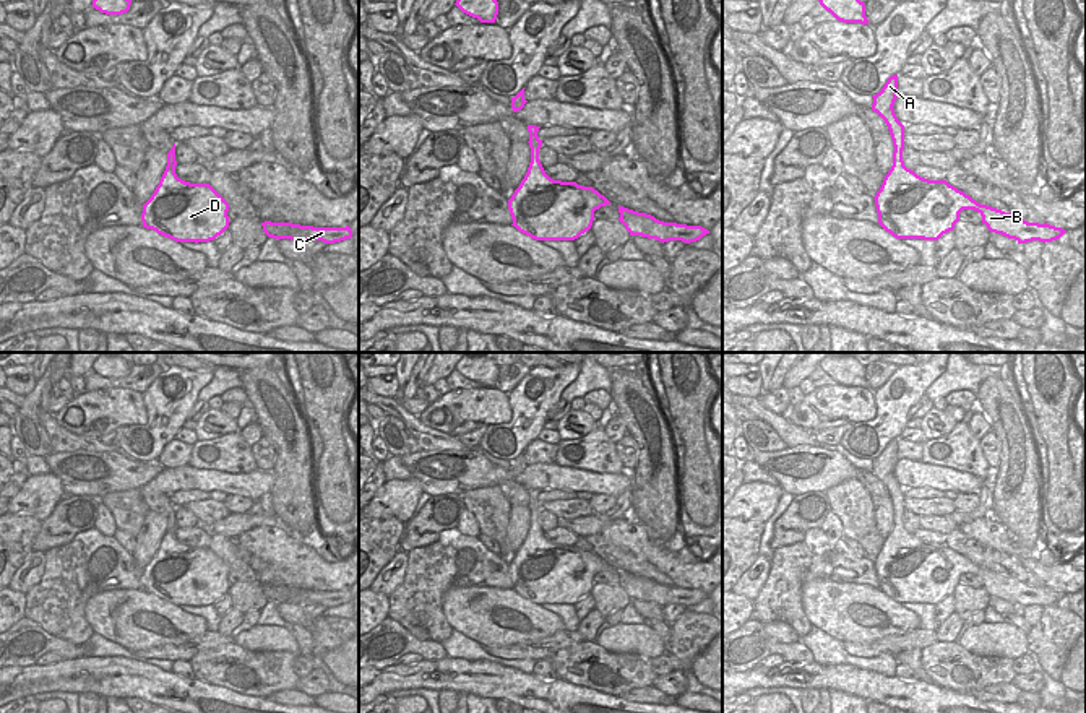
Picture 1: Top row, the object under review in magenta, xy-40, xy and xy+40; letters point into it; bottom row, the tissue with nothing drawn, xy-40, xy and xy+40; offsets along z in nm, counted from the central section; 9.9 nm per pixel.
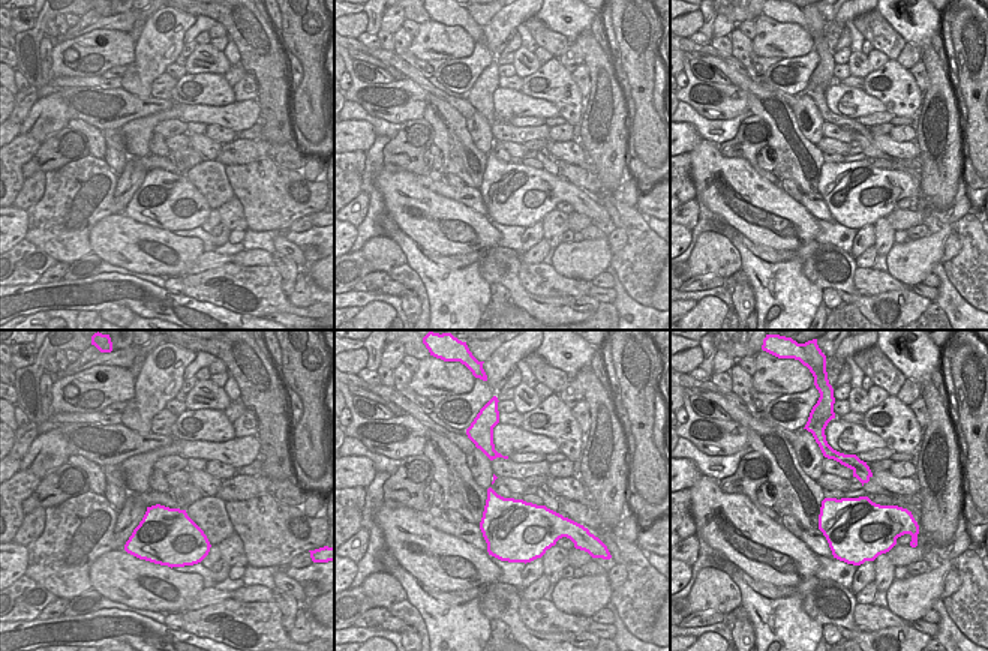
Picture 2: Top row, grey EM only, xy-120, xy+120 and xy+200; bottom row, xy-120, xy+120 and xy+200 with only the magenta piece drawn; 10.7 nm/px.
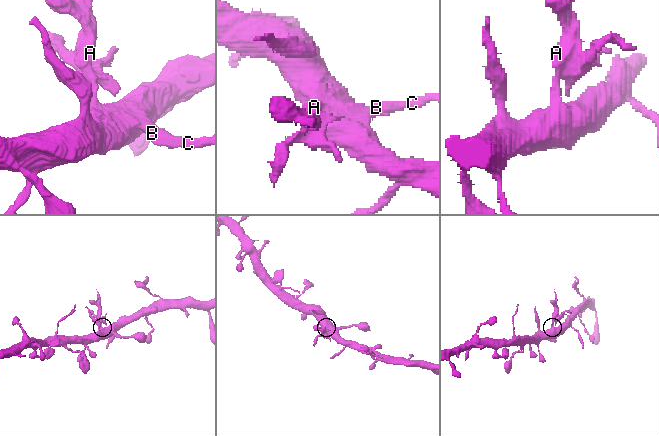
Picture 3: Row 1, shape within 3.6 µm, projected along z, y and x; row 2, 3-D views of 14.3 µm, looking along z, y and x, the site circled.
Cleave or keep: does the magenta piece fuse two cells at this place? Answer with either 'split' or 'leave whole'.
split

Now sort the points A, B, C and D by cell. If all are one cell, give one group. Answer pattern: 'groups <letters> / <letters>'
groups A / B C D

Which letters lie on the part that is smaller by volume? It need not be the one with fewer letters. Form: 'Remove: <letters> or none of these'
Remove: A

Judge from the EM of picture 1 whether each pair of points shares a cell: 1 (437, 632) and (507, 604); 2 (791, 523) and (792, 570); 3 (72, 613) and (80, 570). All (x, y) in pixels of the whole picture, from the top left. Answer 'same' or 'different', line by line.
1: different
2: different
3: same

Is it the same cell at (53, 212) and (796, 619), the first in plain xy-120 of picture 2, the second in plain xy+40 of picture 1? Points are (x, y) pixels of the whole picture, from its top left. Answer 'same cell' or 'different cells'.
same cell

